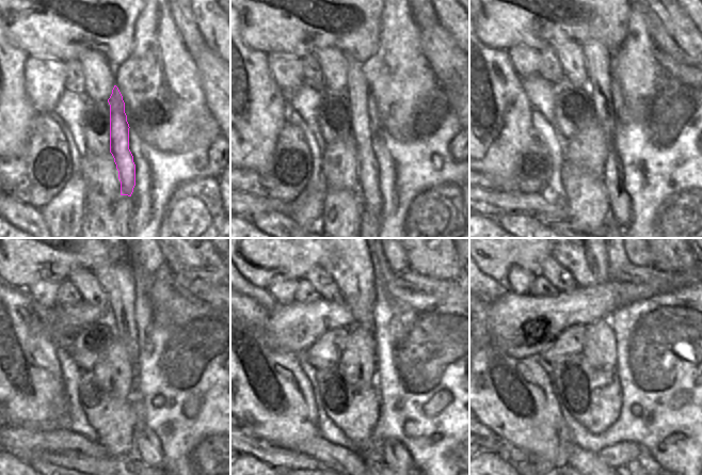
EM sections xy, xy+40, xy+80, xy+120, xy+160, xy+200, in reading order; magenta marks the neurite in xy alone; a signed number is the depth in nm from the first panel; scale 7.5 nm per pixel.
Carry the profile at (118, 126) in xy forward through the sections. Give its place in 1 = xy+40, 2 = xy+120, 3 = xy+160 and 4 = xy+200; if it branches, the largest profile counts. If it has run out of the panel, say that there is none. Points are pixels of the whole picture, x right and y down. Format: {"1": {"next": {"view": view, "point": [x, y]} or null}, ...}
{"1": {"next": {"view": "xy+40", "point": [357, 88]}}, "2": {"next": {"view": "xy+120", "point": [116, 279]}}, "3": {"next": {"view": "xy+160", "point": [349, 264]}}, "4": {"next": {"view": "xy+200", "point": [587, 259]}}}

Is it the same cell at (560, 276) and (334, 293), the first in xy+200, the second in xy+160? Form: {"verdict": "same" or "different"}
{"verdict": "same"}

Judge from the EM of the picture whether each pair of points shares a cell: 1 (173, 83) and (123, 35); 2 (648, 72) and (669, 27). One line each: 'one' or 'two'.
1: two
2: two

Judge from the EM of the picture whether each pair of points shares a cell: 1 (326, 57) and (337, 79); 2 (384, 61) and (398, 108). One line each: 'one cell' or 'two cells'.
1: one cell
2: one cell

